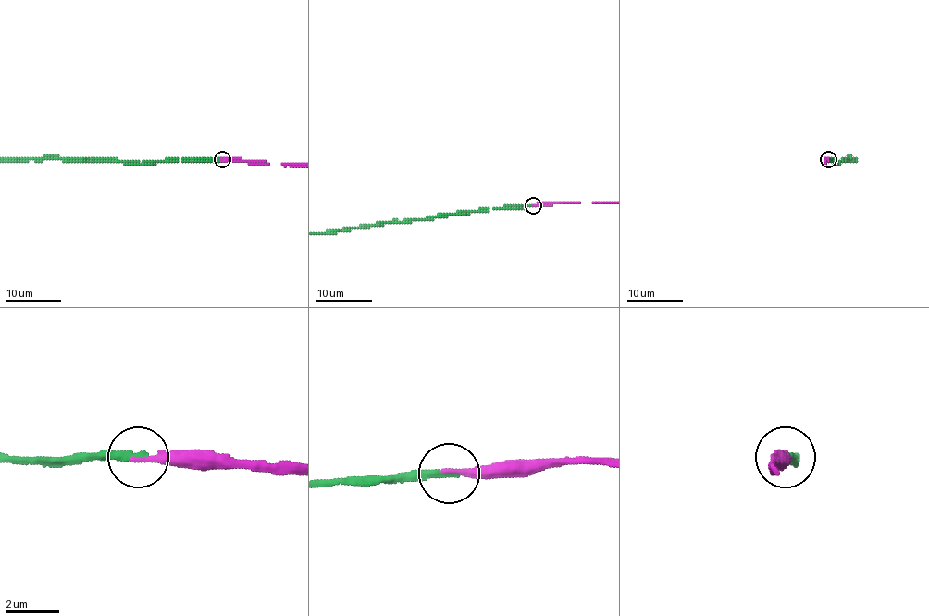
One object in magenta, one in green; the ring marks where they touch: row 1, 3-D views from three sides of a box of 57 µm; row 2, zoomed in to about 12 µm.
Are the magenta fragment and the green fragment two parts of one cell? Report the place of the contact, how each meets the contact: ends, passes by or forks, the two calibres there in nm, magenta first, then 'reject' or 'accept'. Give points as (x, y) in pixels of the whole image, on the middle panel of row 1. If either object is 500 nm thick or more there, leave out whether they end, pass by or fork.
(533, 205) | magenta ends | green ends | 240/280 nm | accept

